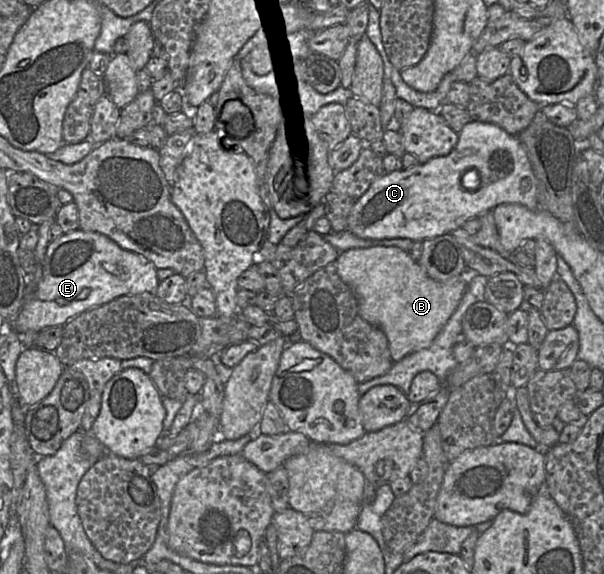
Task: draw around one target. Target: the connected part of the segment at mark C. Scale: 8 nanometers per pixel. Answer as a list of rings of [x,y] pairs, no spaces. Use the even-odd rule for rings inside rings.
[[[471,120],[462,128],[461,132],[459,133],[458,143],[449,154],[444,156],[433,157],[425,162],[420,162],[407,169],[402,168],[391,172],[384,172],[382,175],[376,178],[371,183],[366,192],[357,200],[357,202],[352,207],[350,214],[348,216],[347,230],[351,231],[353,234],[363,239],[381,240],[381,239],[393,239],[393,238],[405,238],[410,239],[412,241],[423,242],[426,239],[433,239],[440,235],[450,234],[457,228],[462,227],[462,225],[467,220],[474,217],[479,217],[481,214],[486,213],[488,211],[492,211],[496,206],[503,203],[521,204],[531,210],[536,210],[540,208],[537,198],[537,187],[536,187],[535,176],[527,152],[522,143],[520,142],[518,136],[509,134],[498,125]],[[469,170],[478,171],[480,176],[480,183],[478,187],[469,188],[470,183],[466,182],[467,176],[465,176],[465,174]]]

